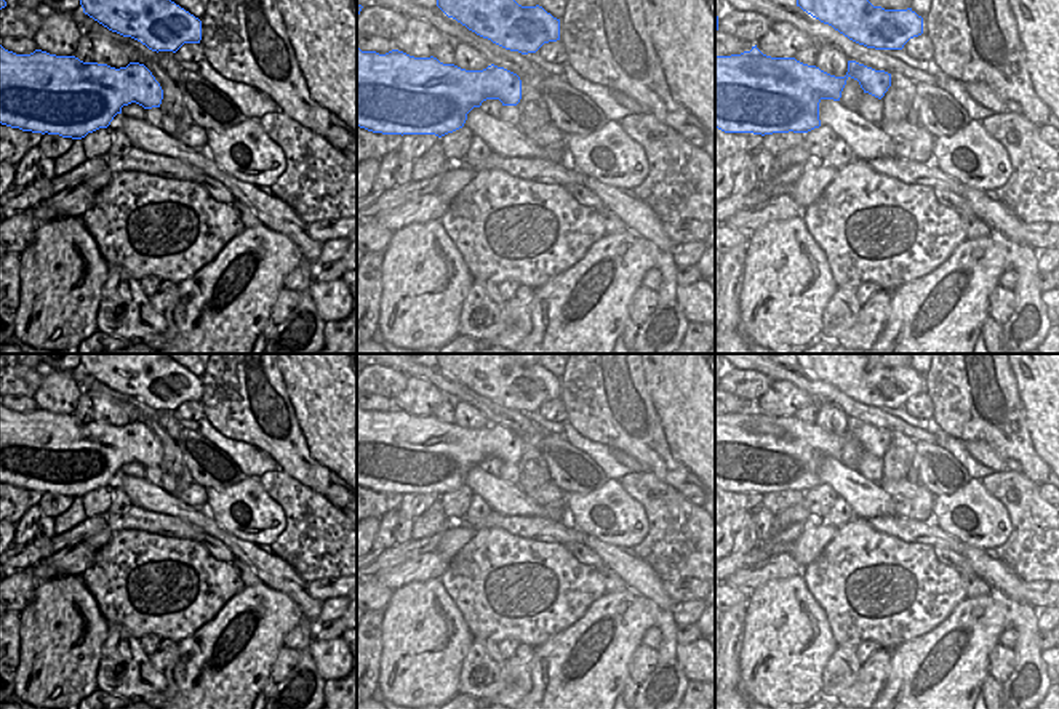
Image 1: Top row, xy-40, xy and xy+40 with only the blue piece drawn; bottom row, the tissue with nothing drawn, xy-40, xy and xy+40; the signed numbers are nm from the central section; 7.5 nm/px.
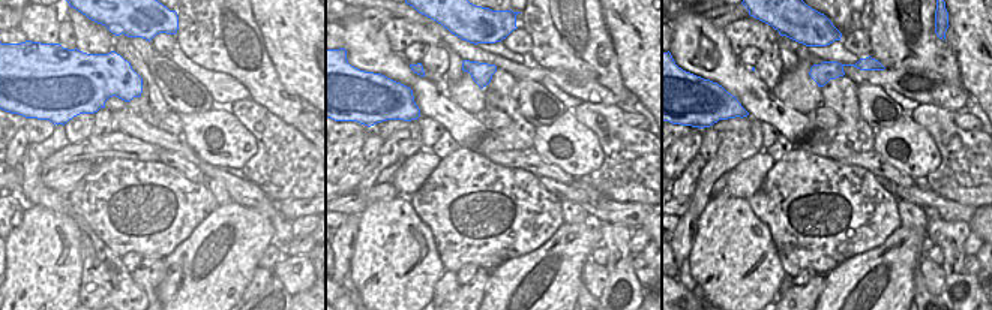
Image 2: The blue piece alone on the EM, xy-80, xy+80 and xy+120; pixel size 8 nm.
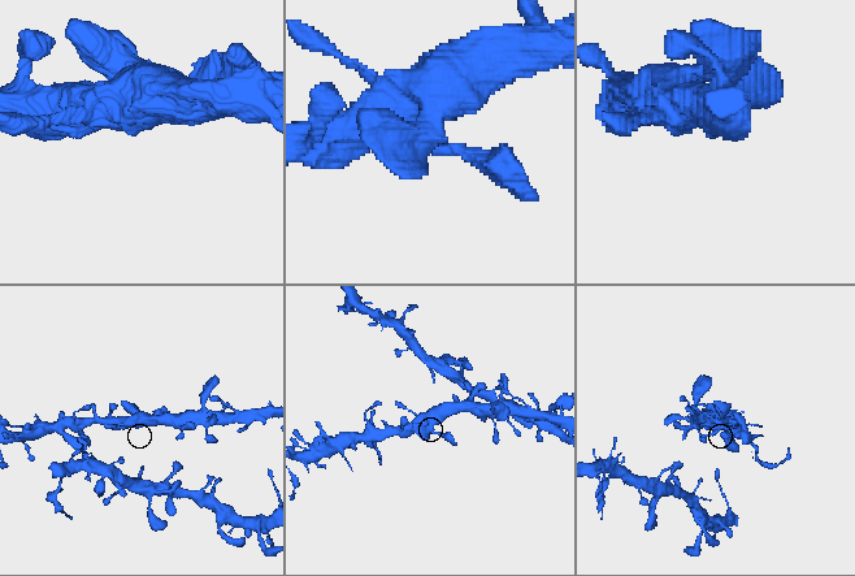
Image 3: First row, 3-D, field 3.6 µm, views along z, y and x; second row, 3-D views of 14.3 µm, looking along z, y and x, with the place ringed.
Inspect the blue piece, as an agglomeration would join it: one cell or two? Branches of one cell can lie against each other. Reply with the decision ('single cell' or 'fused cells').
single cell

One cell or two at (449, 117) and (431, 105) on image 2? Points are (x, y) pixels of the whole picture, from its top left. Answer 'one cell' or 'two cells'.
one cell

